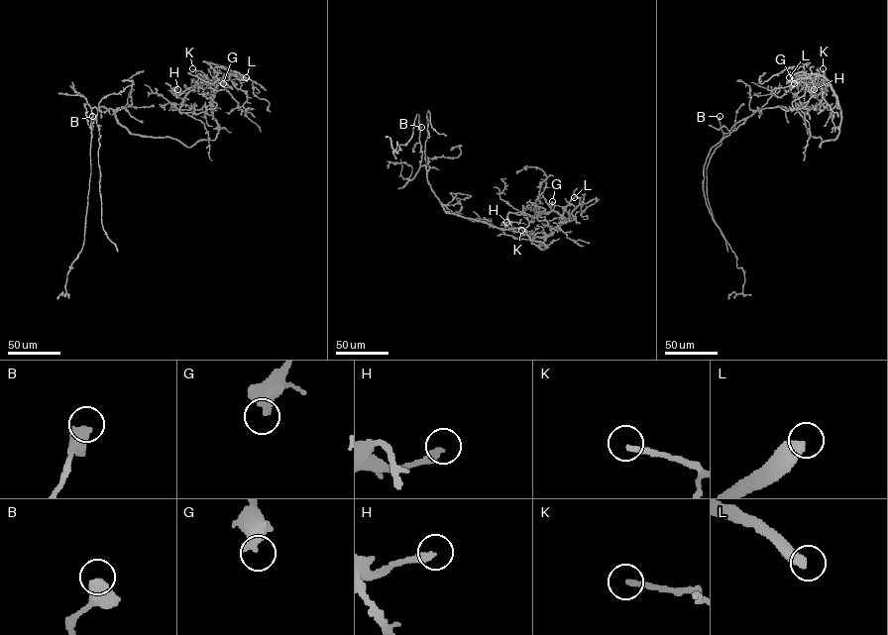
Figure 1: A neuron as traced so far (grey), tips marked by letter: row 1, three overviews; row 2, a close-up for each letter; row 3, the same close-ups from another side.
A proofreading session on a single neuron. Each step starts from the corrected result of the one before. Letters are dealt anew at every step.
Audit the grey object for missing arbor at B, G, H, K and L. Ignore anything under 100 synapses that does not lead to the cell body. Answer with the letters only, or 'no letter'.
L

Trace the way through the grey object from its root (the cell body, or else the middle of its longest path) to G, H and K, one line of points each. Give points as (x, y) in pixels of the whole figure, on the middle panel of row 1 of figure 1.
G: (446, 212), (502, 229), (523, 228), (543, 249), (544, 238), (562, 221), (564, 211), (552, 201)
H: (446, 212), (502, 229), (523, 228), (547, 248), (540, 248), (543, 238), (522, 235), (506, 222)
K: (446, 212), (502, 229), (523, 228), (530, 239), (547, 248), (540, 248), (543, 238), (521, 230)

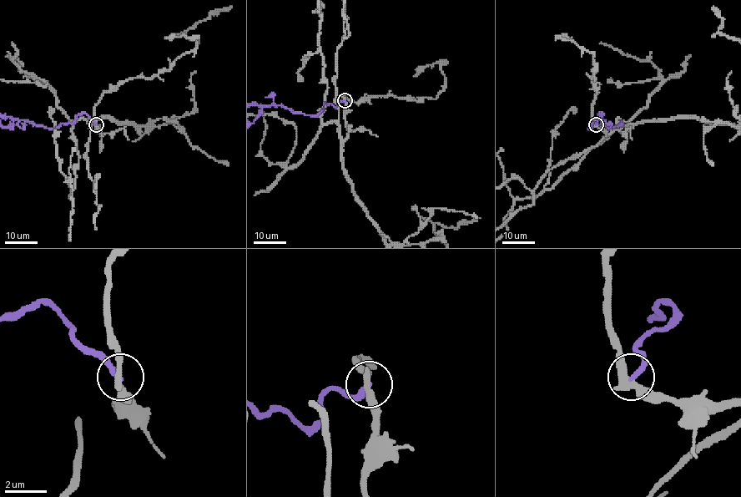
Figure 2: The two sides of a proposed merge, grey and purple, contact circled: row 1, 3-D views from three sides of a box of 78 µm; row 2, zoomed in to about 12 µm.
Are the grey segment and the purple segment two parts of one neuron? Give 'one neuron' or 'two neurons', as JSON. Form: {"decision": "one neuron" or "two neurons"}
{"decision": "two neurons"}

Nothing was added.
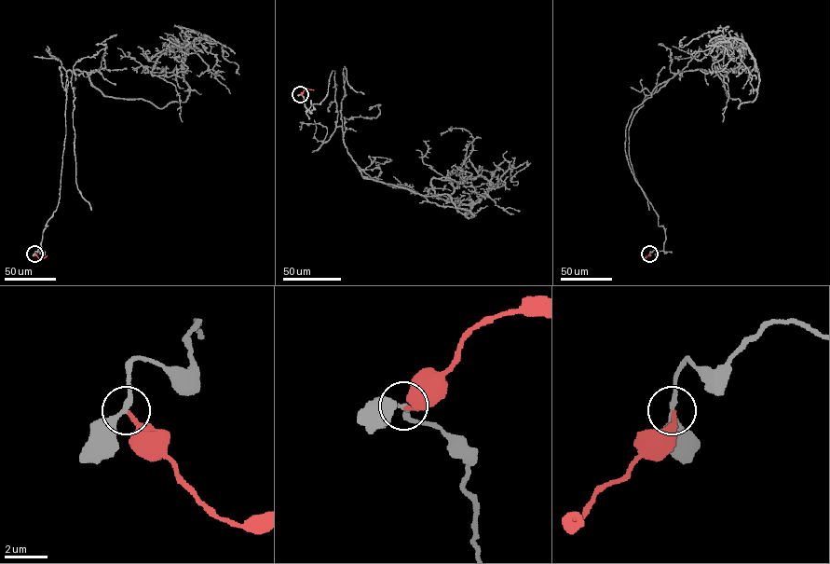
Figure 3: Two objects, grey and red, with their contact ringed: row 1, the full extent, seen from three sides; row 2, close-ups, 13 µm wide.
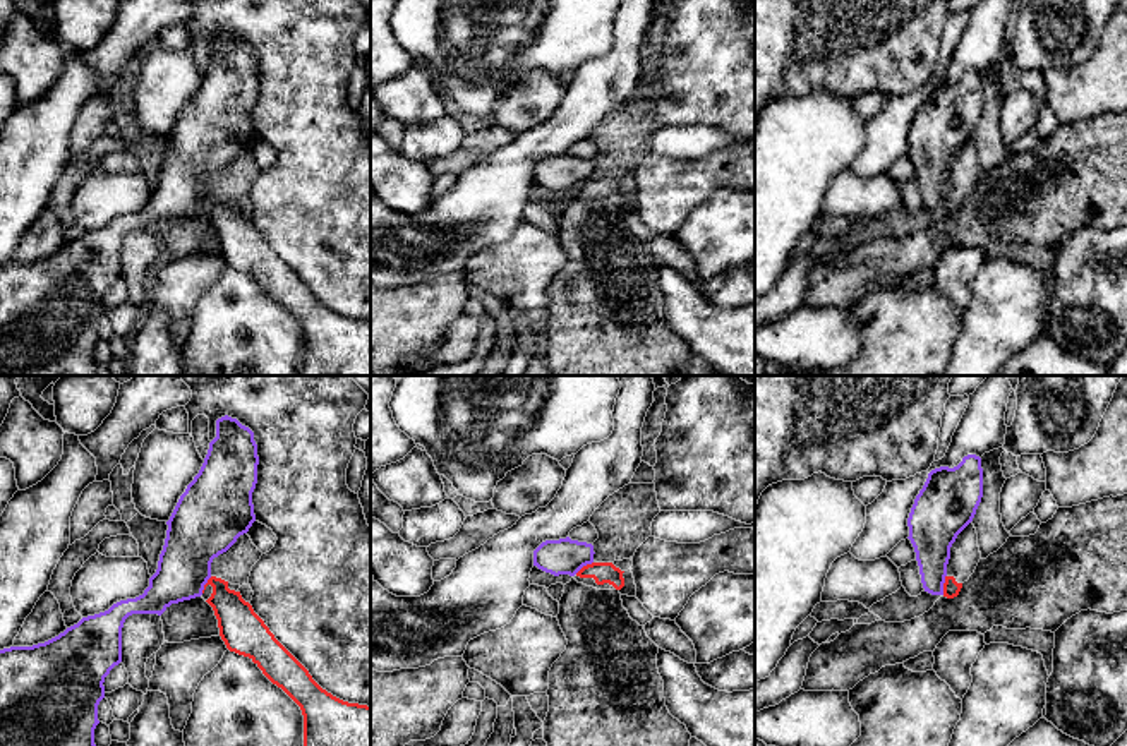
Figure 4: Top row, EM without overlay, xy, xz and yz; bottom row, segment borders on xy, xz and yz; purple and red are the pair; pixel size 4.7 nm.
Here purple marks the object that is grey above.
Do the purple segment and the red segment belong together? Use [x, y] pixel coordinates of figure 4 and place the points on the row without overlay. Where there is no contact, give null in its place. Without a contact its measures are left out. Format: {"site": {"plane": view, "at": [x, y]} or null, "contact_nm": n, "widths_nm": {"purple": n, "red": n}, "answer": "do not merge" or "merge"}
{"site": {"plane": "yz", "at": [942, 201]}, "contact_nm": 100, "widths_nm": {"purple": 220, "red": 80}, "answer": "do not merge"}

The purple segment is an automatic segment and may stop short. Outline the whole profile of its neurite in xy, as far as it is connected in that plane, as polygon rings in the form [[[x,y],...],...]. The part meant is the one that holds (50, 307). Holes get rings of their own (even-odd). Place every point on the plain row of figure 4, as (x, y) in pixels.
[[[228,31],[218,34],[204,79],[166,137],[158,185],[144,209],[82,233],[45,259],[0,266],[0,376],[96,376],[98,321],[105,314],[105,293],[122,278],[125,235],[132,230],[161,232],[172,220],[202,211],[213,175],[256,137],[257,81],[254,48]]]

